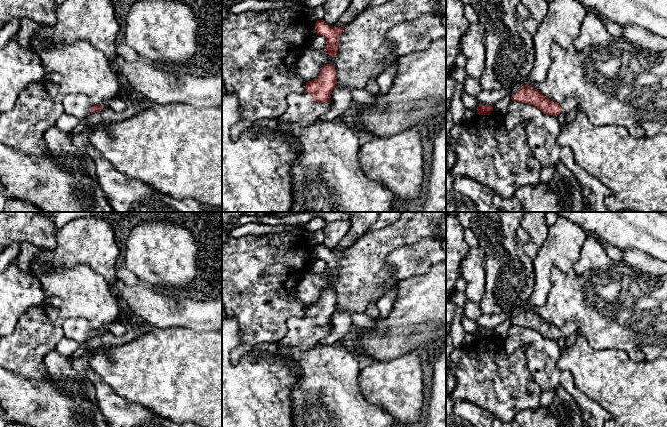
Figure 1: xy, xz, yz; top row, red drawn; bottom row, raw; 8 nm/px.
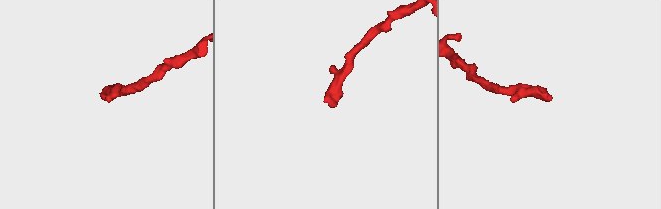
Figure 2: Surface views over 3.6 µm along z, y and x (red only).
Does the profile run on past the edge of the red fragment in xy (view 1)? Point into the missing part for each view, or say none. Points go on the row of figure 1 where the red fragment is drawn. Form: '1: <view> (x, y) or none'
1: xy (77, 105)

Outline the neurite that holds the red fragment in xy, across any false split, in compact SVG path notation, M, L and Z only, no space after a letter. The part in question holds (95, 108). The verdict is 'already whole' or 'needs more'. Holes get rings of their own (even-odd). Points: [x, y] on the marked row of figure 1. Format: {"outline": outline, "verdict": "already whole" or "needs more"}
{"outline": "M69 94L63 96L63 105L66 112L80 120L87 118L90 114L99 112L104 104L94 104L82 94Z", "verdict": "needs more"}

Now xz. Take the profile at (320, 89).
{"outline": "M332 64L324 65L321 68L318 77L315 80L306 83L305 91L303 93L292 93L289 95L287 101L290 107L277 119L278 126L275 128L275 131L291 140L290 127L292 124L306 127L316 123L319 118L328 111L328 102L330 101L332 91L336 87L336 83L337 75L334 66Z", "verdict": "needs more"}

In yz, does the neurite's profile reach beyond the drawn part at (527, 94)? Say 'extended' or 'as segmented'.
extended

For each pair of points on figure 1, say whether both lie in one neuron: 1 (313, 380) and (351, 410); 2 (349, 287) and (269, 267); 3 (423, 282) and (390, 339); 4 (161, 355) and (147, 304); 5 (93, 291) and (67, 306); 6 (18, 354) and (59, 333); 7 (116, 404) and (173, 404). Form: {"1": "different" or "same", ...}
{"1": "same", "2": "different", "3": "same", "4": "different", "5": "same", "6": "same", "7": "different"}

